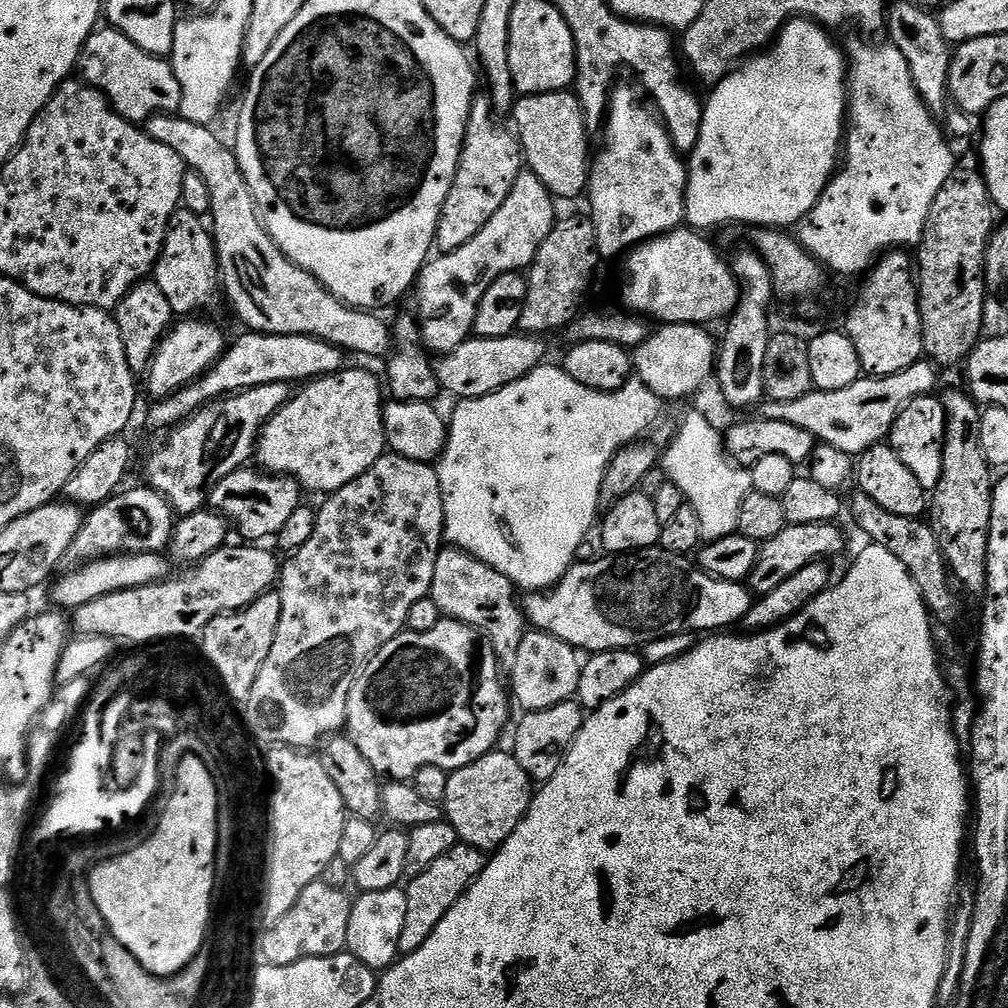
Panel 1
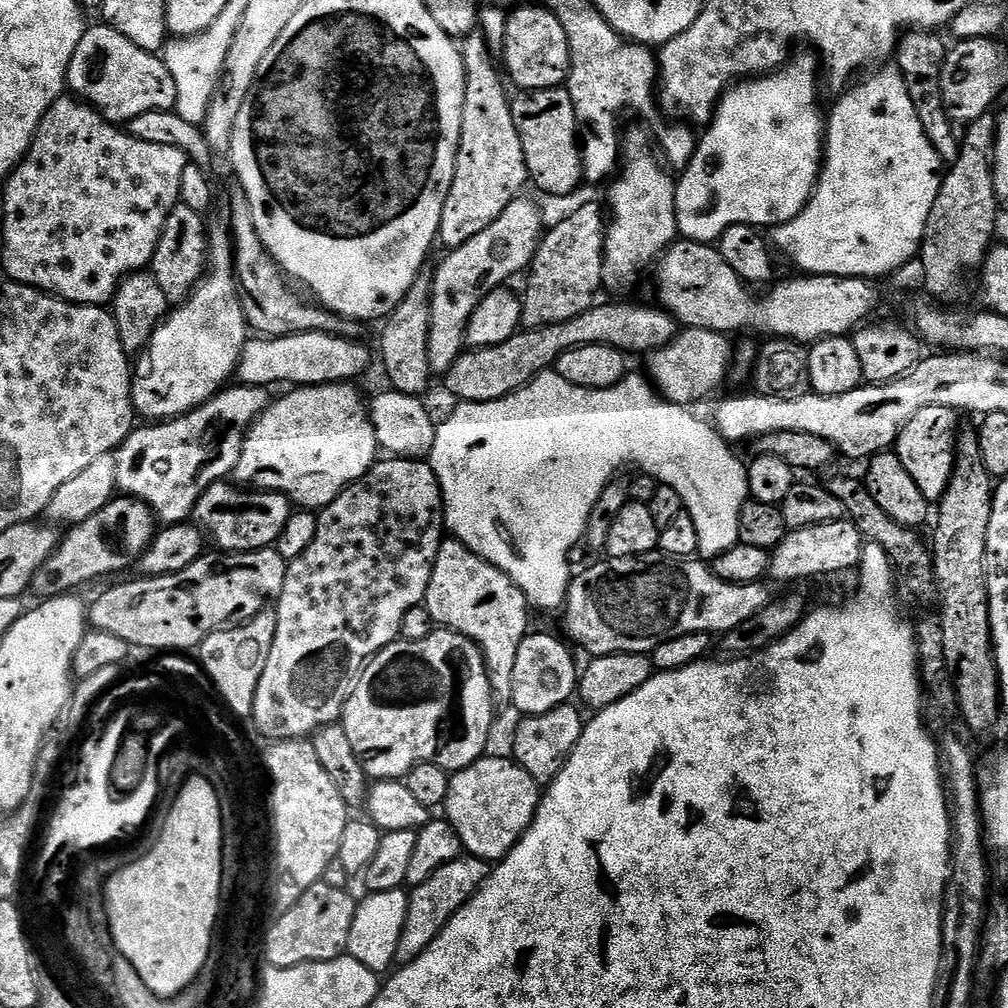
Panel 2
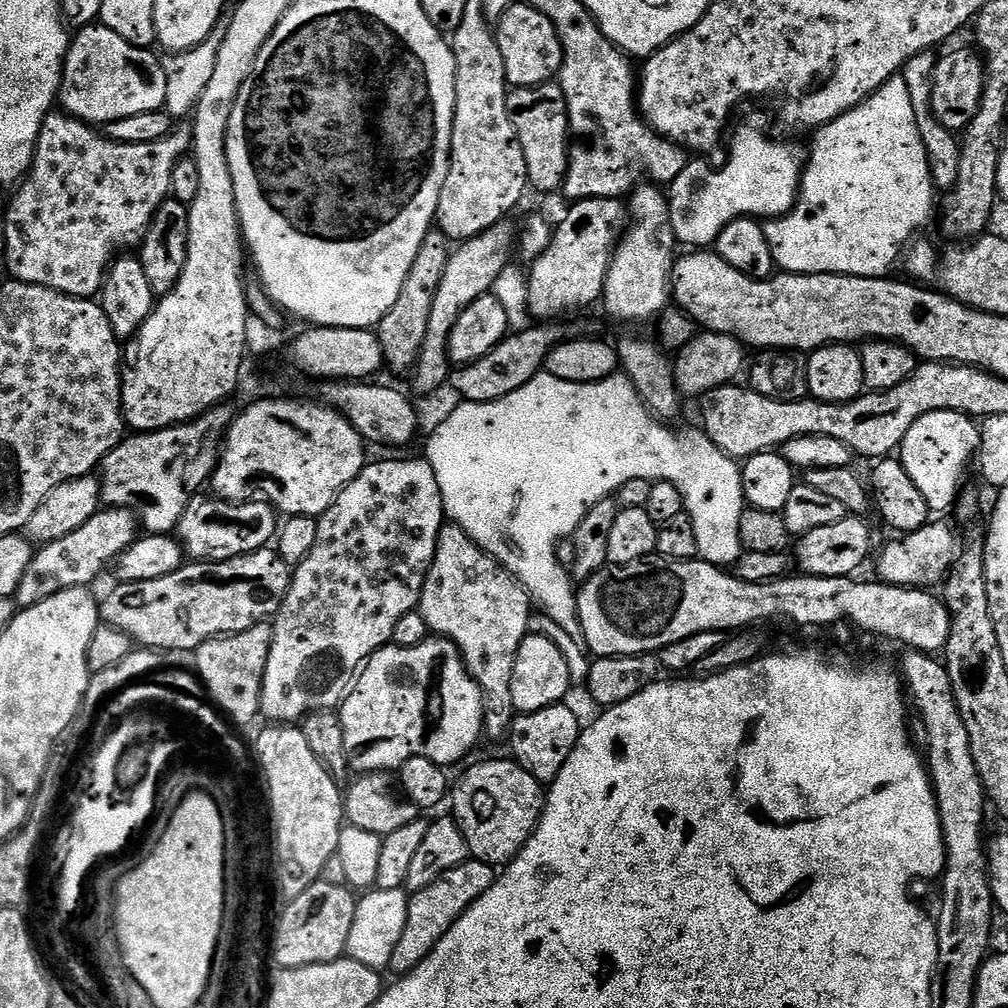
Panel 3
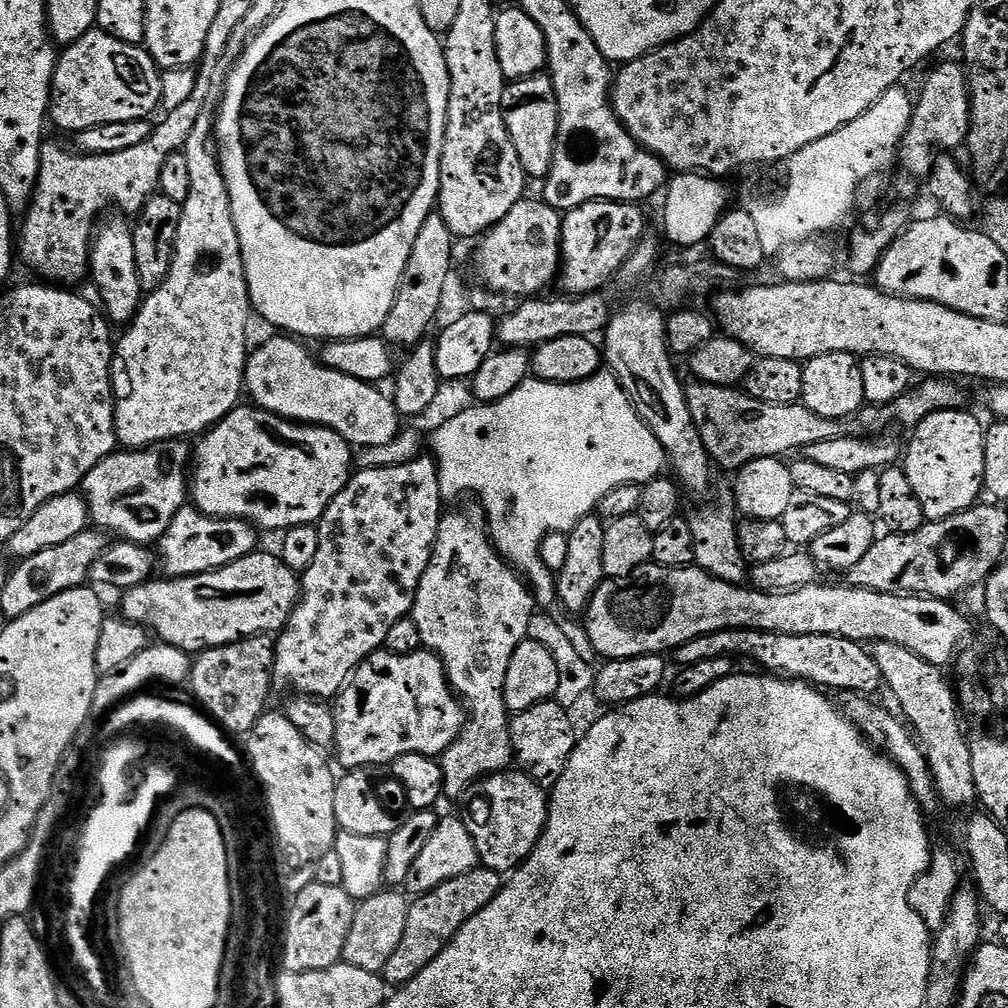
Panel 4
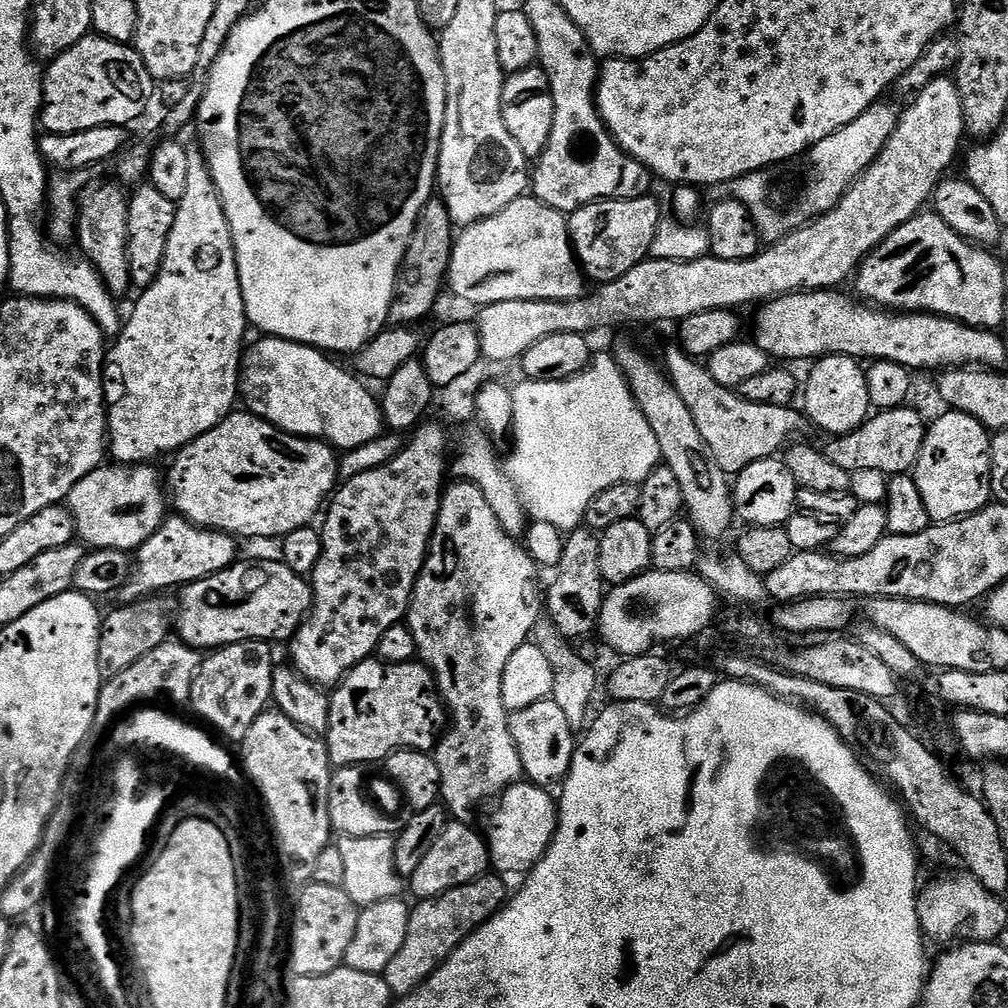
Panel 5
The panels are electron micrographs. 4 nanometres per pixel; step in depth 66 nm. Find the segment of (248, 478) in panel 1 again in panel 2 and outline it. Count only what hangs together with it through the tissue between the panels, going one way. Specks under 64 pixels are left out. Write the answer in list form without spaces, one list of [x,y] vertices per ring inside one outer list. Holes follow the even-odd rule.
[[[221,482],[210,486],[198,498],[191,514],[197,528],[209,541],[224,552],[253,552],[259,548],[270,548],[282,534],[282,526],[292,517],[294,505],[281,492],[245,490],[232,482]]]

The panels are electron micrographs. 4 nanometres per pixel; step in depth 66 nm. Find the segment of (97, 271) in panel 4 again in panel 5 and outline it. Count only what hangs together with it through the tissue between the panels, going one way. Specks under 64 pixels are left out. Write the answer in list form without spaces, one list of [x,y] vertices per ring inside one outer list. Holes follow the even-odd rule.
[[[119,183],[96,184],[85,187],[78,201],[75,239],[80,240],[84,251],[83,259],[102,278],[108,293],[123,298],[134,285],[130,278],[130,258],[128,257],[128,202],[129,193]]]

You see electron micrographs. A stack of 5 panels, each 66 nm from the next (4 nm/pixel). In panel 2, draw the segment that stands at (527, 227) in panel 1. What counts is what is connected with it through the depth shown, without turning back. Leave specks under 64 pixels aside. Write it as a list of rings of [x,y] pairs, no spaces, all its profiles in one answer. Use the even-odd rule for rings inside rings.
[[[518,198],[514,202],[510,202],[510,206],[506,206],[506,210],[502,210],[502,214],[498,214],[498,218],[494,218],[494,222],[490,222],[490,226],[486,226],[486,230],[482,230],[482,234],[474,234],[474,238],[470,238],[470,242],[451,249],[447,253],[448,257],[441,262],[440,269],[434,272],[432,276],[430,338],[428,339],[428,362],[433,373],[448,372],[461,352],[465,351],[464,331],[468,325],[470,314],[474,314],[478,302],[482,302],[482,298],[486,298],[486,294],[490,294],[494,289],[507,285],[511,276],[518,275],[520,271],[521,275],[531,265],[536,253],[536,245],[542,239],[546,223],[544,224],[543,218],[540,217],[539,206],[524,199]]]

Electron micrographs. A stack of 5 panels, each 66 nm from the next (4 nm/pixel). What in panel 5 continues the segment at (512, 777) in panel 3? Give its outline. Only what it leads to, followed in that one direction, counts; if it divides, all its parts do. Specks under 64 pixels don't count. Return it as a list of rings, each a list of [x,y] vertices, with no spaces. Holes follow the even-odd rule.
[[[517,782],[500,793],[488,820],[488,859],[497,873],[527,874],[546,854],[556,833],[558,804],[553,793],[538,784]]]

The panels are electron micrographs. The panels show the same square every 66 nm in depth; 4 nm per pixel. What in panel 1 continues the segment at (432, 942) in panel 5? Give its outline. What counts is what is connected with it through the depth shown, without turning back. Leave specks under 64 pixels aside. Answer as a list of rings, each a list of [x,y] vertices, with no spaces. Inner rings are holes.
[[[458,842],[450,850],[446,850],[446,854],[442,854],[442,858],[438,858],[427,870],[422,870],[422,874],[407,881],[406,926],[400,939],[401,953],[418,950],[418,946],[422,946],[422,942],[426,942],[430,934],[434,934],[438,922],[446,918],[446,914],[456,905],[458,898],[462,898],[468,887],[480,877],[488,862],[489,857],[481,848]]]

